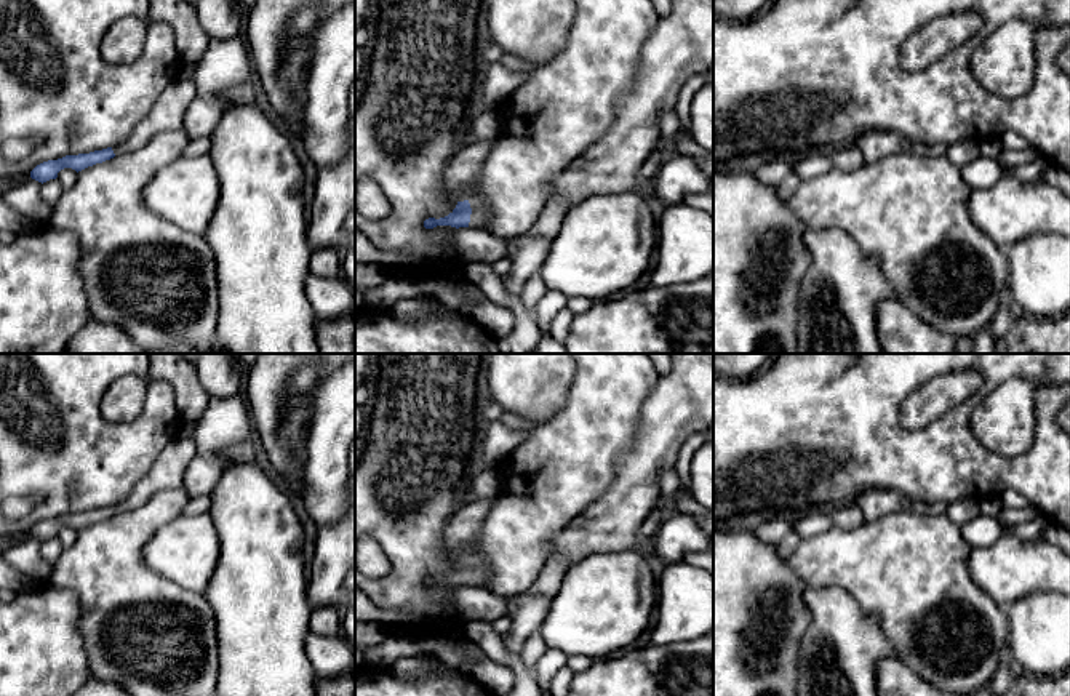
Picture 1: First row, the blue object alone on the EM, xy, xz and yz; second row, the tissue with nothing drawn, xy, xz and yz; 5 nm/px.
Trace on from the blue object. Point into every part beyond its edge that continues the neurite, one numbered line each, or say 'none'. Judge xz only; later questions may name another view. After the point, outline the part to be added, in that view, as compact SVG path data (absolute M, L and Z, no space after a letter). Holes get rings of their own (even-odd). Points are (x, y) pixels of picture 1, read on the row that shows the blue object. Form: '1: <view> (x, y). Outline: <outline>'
1: xz (463, 168). Outline: M491 139L462 146L443 170L441 181L446 194L454 195L457 202L467 200L470 203L472 214L469 227L472 229L485 229L491 219L491 210L472 189L491 150Z

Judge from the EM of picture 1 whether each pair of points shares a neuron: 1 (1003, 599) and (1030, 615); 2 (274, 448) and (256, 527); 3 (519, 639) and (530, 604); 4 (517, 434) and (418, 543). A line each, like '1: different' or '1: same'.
1: different
2: different
3: same
4: different

